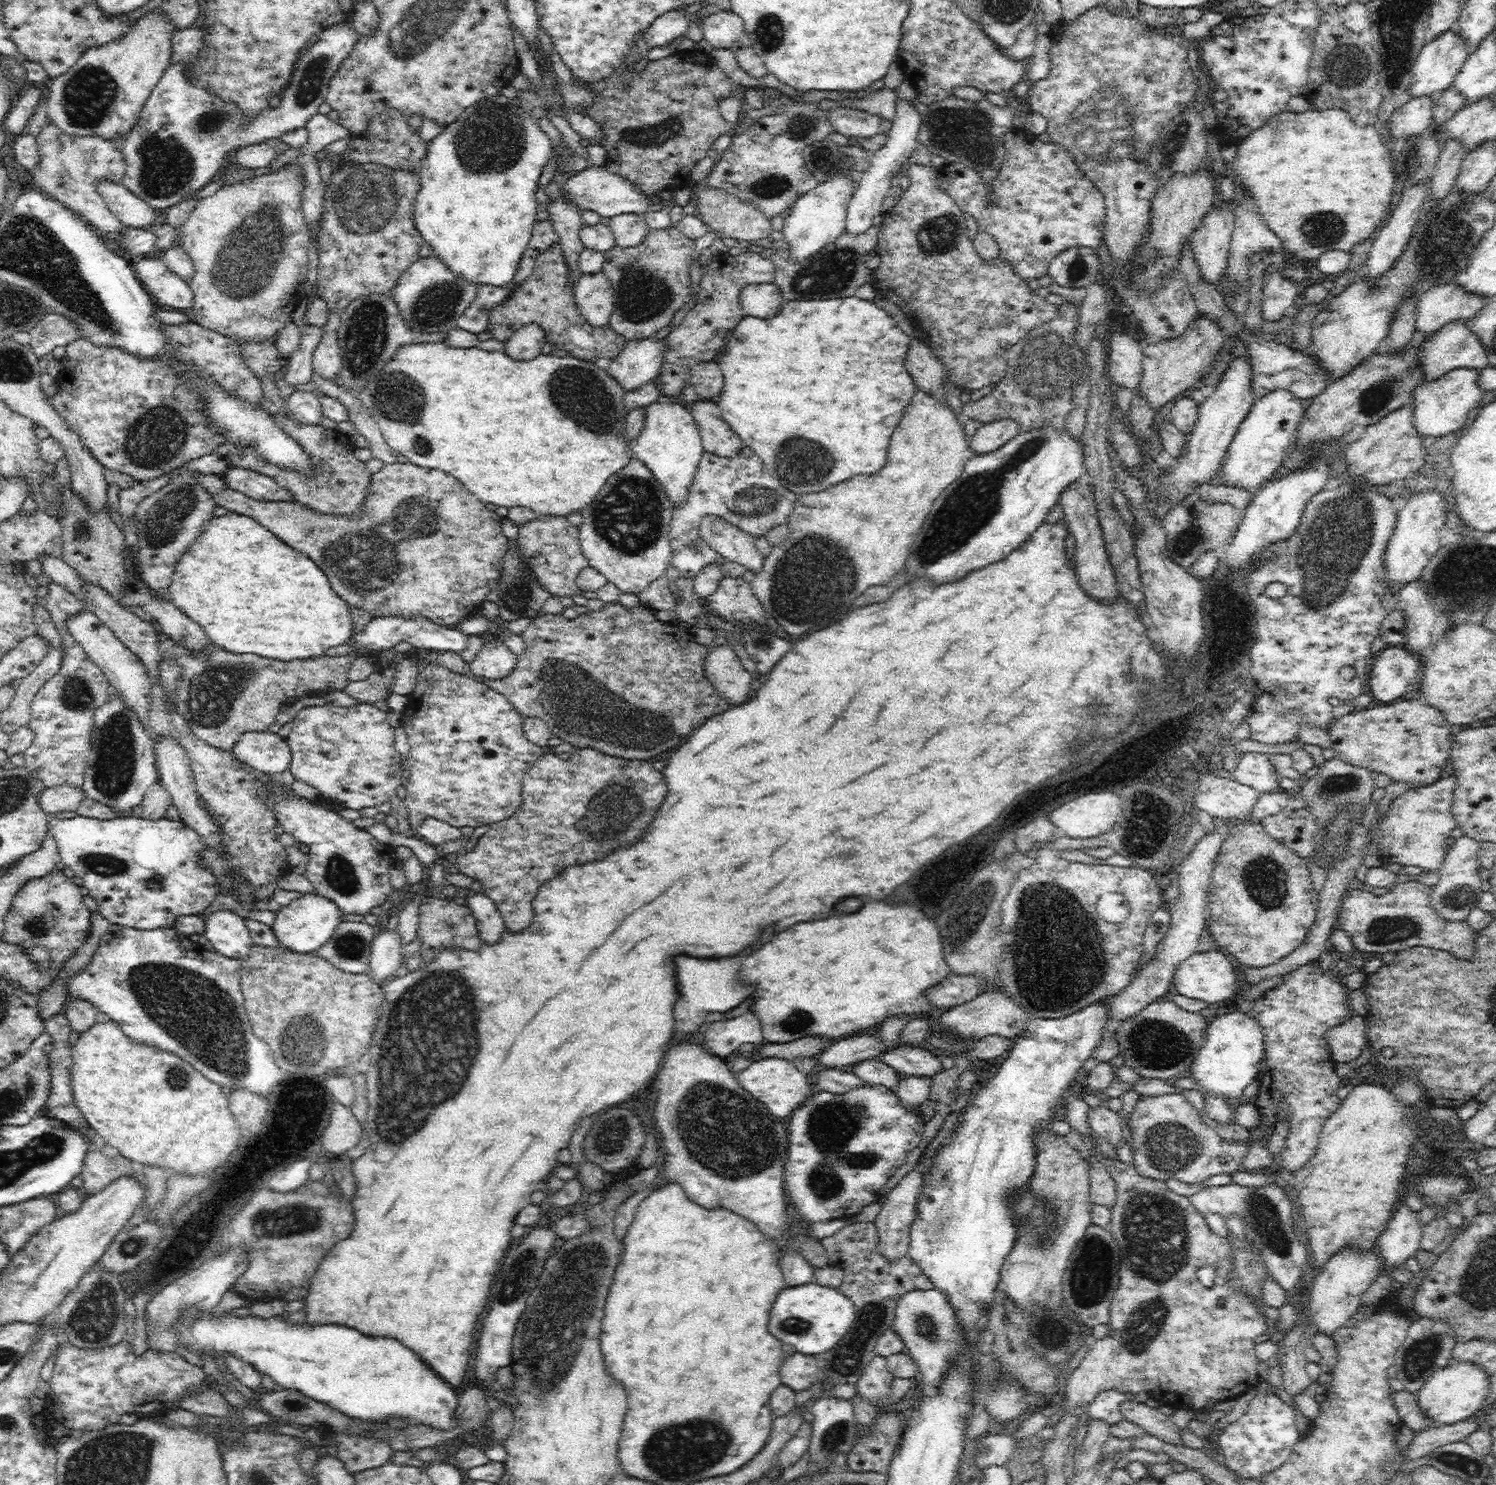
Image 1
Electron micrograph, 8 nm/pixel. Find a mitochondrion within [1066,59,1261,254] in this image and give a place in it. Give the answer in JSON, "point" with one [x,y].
{"point":[1176,142]}

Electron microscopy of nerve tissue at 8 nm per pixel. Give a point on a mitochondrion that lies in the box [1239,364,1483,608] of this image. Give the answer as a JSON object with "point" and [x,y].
{"point":[1377,397]}

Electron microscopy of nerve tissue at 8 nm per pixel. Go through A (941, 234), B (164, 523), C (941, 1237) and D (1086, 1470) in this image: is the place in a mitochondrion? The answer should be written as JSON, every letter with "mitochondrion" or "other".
{"A":"mitochondrion","B":"mitochondrion","C":"mitochondrion","D":"other"}

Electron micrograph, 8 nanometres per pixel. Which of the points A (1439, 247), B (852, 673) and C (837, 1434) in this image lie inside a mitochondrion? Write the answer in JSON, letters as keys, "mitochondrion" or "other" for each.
{"A":"mitochondrion","B":"other","C":"mitochondrion"}

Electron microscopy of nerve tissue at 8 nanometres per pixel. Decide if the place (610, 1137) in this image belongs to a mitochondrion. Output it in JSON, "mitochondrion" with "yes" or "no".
{"mitochondrion":"yes"}

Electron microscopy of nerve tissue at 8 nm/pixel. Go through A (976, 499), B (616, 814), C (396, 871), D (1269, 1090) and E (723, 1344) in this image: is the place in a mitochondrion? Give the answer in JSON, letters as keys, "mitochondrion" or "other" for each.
{"A":"mitochondrion","B":"mitochondrion","C":"other","D":"other","E":"other"}

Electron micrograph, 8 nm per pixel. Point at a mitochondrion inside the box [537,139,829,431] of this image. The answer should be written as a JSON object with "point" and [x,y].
{"point":[643,296]}

